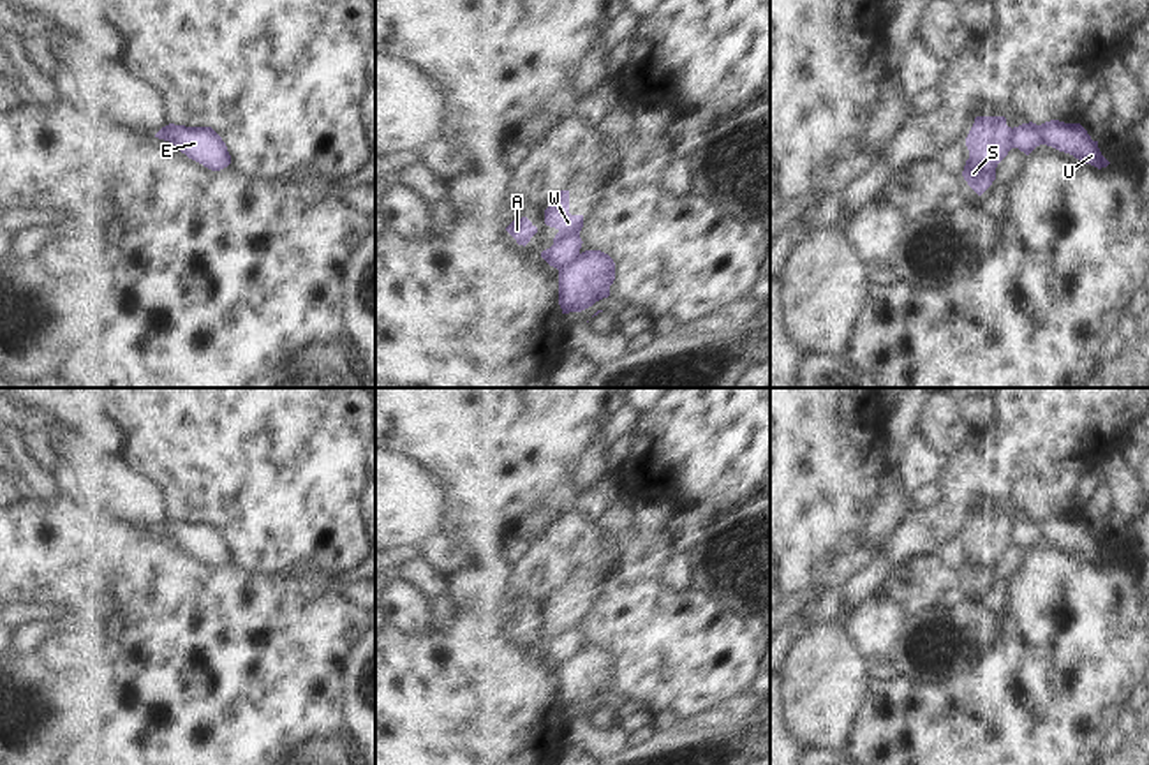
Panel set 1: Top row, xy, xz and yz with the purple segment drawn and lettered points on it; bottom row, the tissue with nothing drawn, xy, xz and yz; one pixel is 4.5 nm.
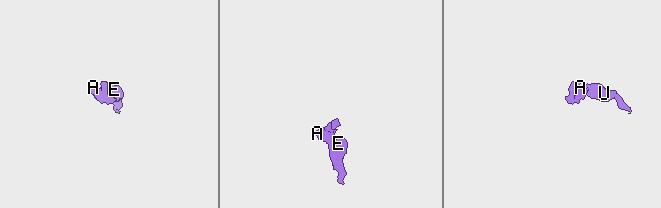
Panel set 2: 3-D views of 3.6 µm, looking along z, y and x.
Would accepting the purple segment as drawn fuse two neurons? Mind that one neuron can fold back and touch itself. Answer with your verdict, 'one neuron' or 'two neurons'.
two neurons

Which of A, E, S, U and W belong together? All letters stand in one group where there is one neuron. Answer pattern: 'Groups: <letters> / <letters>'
Groups: A S W / E U.

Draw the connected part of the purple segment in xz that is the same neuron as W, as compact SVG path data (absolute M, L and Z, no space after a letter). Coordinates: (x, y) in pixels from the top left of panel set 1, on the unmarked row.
M559 585L553 596L545 605L545 619L555 622L559 628L553 640L541 647L541 652L553 663L560 665L571 659L582 643L580 626L583 622L583 610L569 608L569 585Z

